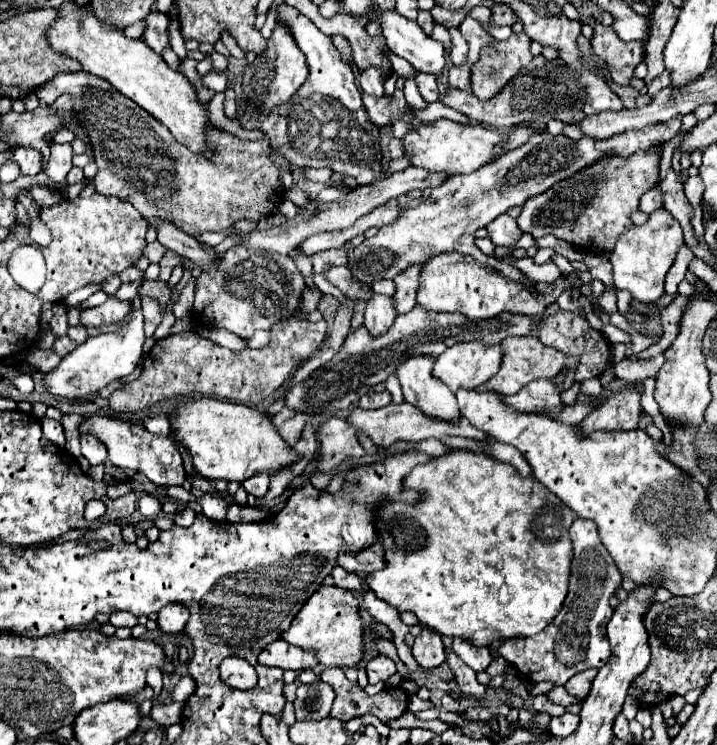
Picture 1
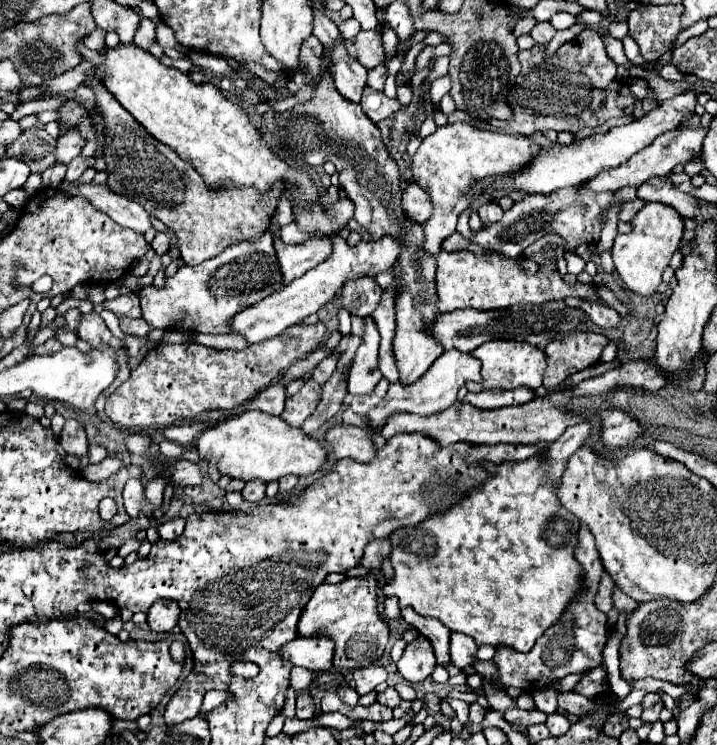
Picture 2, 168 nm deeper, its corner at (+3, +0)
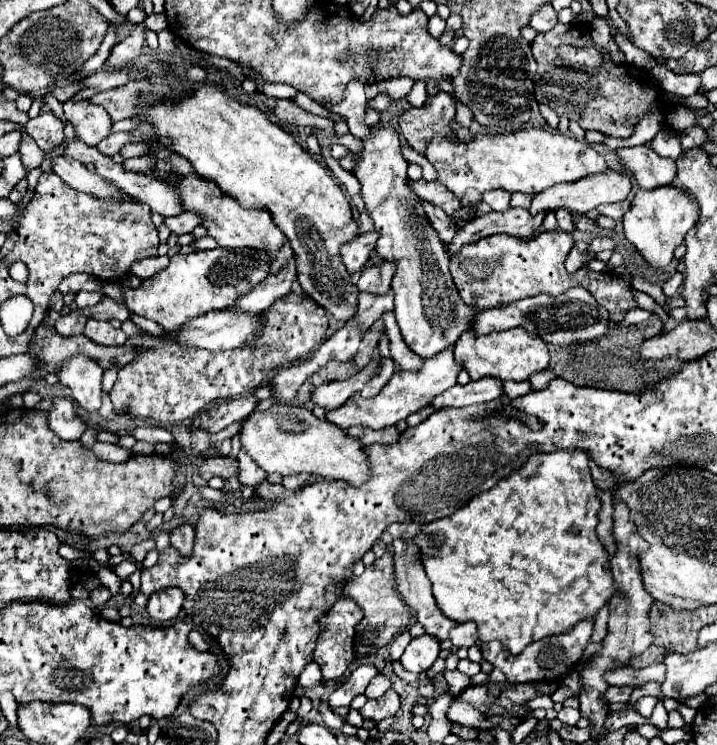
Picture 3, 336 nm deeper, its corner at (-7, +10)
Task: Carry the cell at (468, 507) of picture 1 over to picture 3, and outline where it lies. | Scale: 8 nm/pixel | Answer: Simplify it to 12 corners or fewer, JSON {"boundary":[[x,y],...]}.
{"boundary":[[586,453],[422,525],[442,613],[518,655],[618,593]]}

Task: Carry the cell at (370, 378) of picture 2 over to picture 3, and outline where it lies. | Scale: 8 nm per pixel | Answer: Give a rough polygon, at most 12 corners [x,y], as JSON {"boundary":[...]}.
{"boundary":[[380,353],[354,377],[322,383],[312,403],[338,409],[376,373]]}

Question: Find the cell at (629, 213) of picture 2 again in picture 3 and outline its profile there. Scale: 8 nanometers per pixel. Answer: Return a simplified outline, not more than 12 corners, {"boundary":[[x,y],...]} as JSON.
{"boundary":[[630,201],[600,205],[596,211],[610,219],[622,219]]}

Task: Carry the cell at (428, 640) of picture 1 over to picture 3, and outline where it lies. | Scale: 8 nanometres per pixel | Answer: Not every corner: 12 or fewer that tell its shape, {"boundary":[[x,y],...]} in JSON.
{"boundary":[[430,635],[410,641],[400,657],[406,671],[422,673],[440,653]]}

